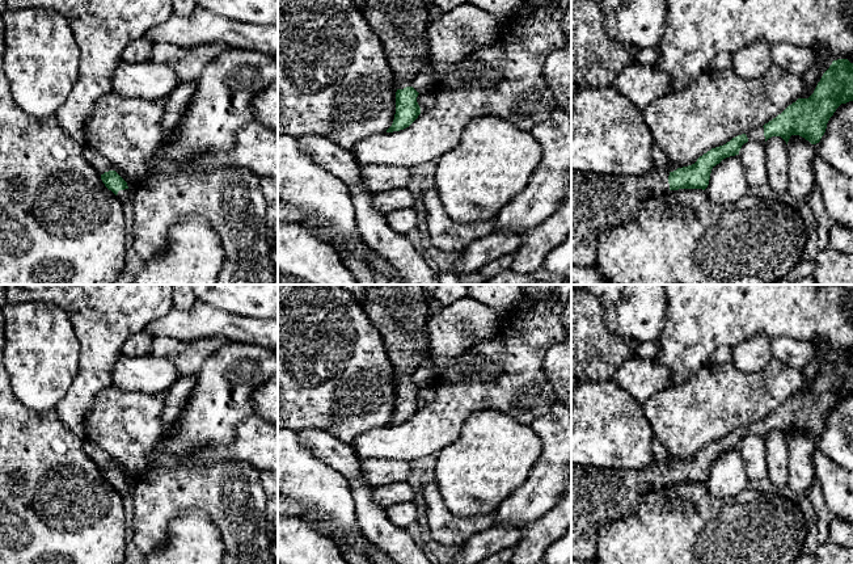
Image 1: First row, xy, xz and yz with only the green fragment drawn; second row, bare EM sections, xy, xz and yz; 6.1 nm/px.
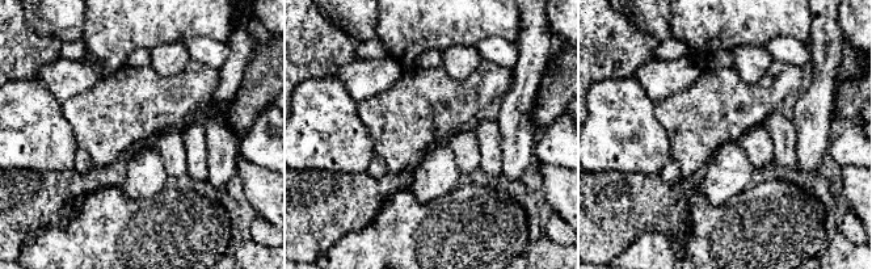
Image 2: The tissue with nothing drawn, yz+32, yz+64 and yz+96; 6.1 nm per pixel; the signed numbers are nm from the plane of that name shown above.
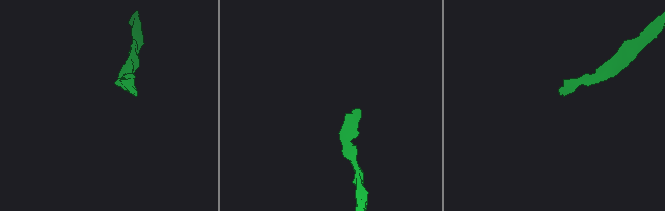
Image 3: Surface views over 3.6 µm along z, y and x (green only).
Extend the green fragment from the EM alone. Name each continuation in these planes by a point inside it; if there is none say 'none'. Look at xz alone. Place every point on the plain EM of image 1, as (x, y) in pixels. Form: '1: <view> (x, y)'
1: xz (398, 311)

